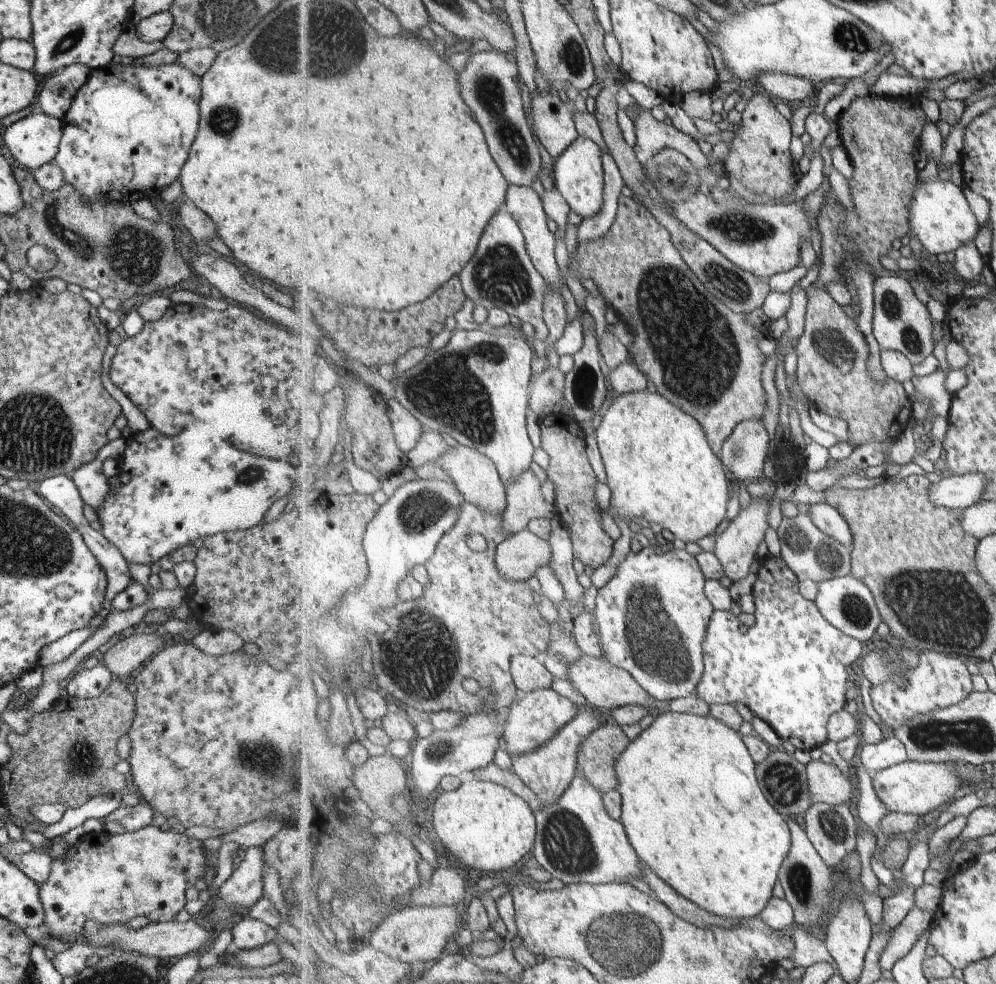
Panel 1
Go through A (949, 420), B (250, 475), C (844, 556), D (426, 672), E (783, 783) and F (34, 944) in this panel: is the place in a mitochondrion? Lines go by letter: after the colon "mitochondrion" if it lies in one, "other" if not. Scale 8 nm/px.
A: other
B: mitochondrion
C: mitochondrion
D: mitochondrion
E: mitochondrion
F: other

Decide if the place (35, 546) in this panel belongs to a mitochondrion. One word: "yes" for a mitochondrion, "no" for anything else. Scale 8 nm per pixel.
yes

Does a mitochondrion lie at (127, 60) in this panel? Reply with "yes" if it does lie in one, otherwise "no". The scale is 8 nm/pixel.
no

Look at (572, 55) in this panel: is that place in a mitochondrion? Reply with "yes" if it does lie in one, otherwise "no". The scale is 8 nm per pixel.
yes

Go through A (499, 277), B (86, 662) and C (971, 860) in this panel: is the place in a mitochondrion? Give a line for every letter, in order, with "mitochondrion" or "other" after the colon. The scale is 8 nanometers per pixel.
A: mitochondrion
B: other
C: other

